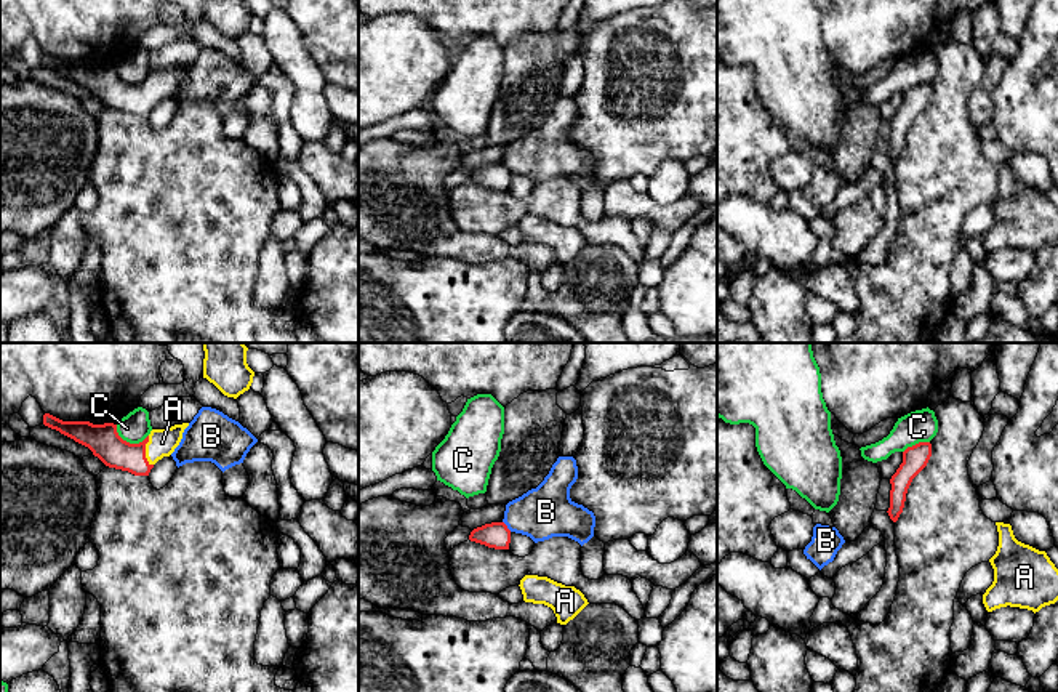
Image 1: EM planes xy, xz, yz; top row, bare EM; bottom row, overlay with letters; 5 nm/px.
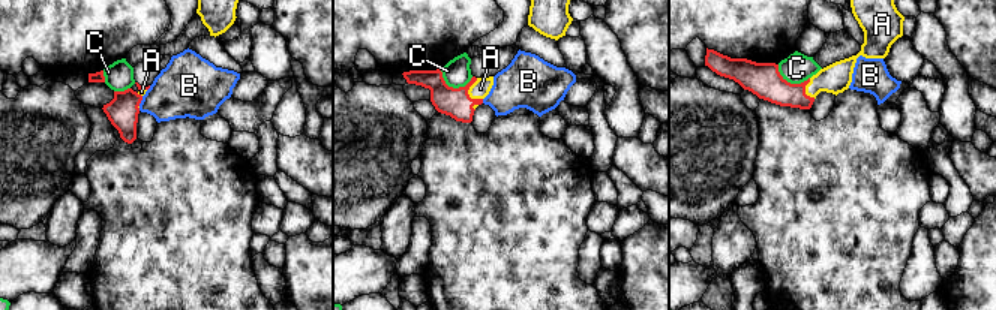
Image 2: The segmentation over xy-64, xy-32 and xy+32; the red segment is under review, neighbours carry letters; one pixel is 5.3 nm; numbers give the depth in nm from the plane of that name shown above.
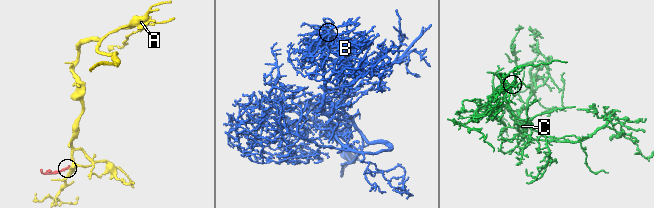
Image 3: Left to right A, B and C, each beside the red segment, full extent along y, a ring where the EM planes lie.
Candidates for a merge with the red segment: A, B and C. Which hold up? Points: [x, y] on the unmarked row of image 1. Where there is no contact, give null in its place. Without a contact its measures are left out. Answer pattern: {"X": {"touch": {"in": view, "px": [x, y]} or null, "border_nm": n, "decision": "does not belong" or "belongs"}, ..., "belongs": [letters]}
{"A": {"touch": {"in": "xy", "px": [144, 92]}, "border_nm": 150, "decision": "belongs"}, "B": {"touch": {"in": "xz", "px": [506, 167]}, "border_nm": 70, "decision": "does not belong"}, "C": {"touch": {"in": "xy", "px": [128, 84]}, "border_nm": 180, "decision": "does not belong"}, "belongs": ["A"]}

